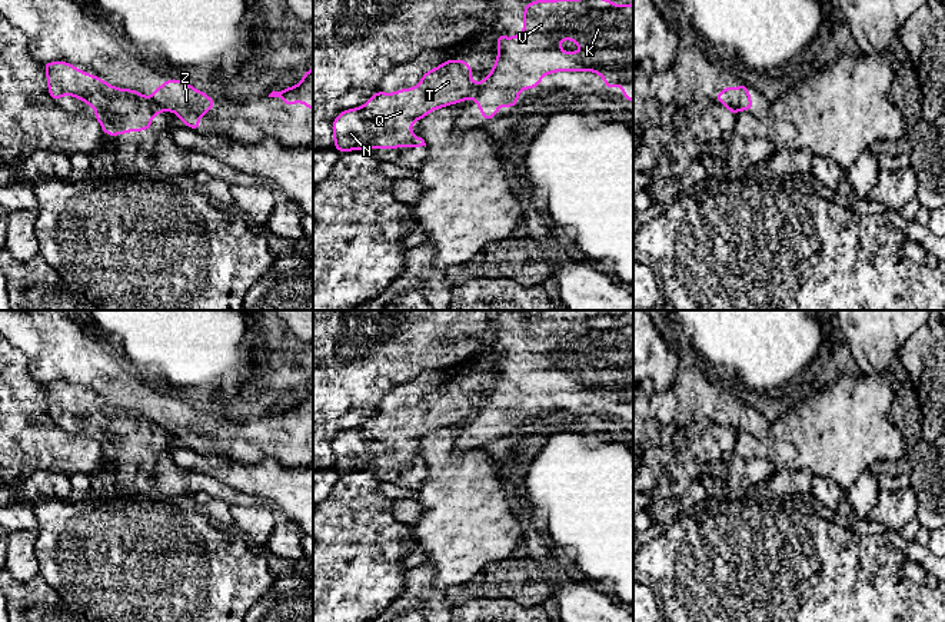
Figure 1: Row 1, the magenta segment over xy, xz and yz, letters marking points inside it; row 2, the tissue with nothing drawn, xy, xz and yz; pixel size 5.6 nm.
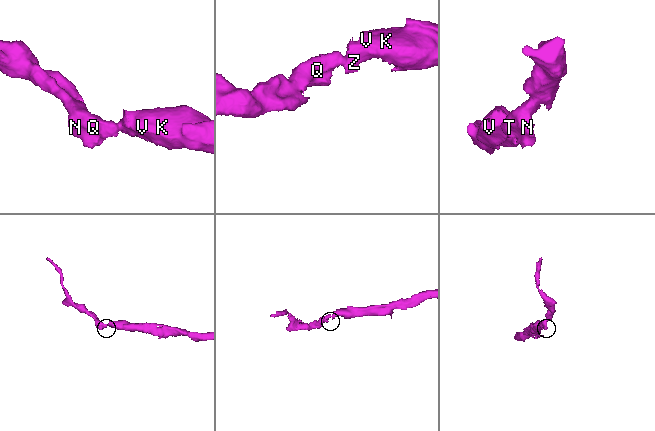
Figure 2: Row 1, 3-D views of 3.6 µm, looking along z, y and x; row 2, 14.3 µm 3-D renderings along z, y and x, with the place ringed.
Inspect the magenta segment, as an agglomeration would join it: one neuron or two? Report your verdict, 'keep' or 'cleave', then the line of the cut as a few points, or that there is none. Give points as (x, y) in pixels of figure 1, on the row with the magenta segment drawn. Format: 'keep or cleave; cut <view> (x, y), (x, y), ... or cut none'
cleave; cut xy (150, 99), (163, 109)

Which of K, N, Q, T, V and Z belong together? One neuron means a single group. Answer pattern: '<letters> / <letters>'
K V Z / N Q T

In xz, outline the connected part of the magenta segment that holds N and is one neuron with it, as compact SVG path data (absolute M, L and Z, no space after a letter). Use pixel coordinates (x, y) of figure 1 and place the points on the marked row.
M449 59L425 71L410 89L393 93L376 90L363 106L345 109L332 122L333 147L352 150L420 147L426 143L409 129L430 112L462 103L475 96L473 67L466 60Z

